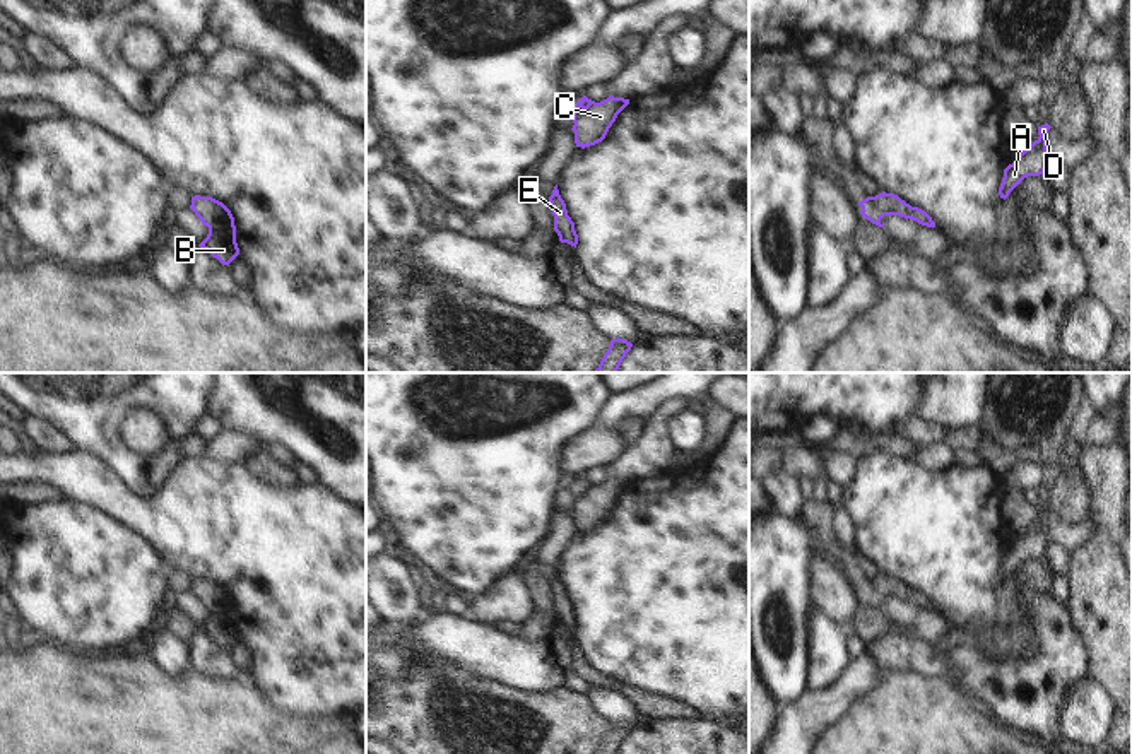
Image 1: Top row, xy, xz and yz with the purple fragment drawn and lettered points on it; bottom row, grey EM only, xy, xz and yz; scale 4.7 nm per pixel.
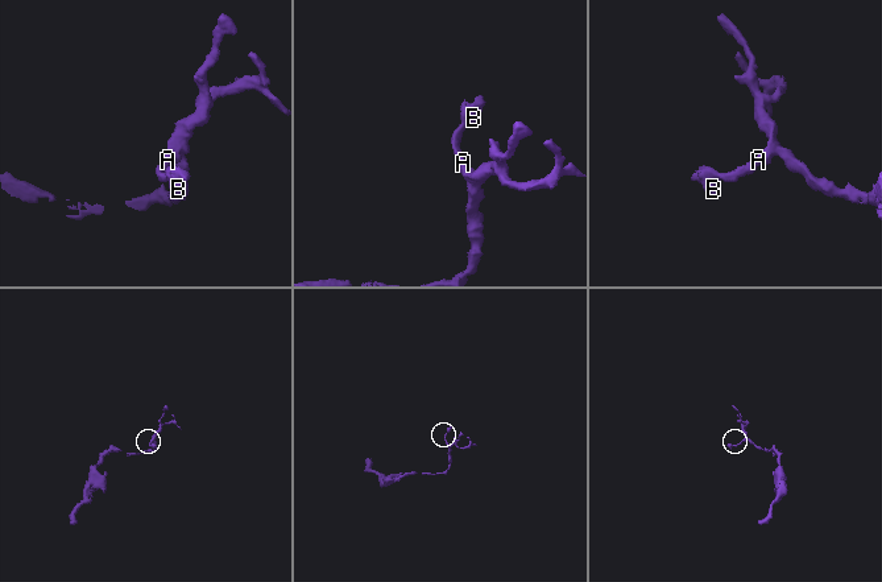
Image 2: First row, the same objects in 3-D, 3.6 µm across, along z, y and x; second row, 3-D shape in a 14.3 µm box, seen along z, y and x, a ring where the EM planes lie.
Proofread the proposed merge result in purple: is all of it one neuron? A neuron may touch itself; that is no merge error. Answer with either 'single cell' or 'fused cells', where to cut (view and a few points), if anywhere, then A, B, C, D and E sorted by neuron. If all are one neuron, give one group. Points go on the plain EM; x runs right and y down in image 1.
single cell; cut none; groups A B C D E

